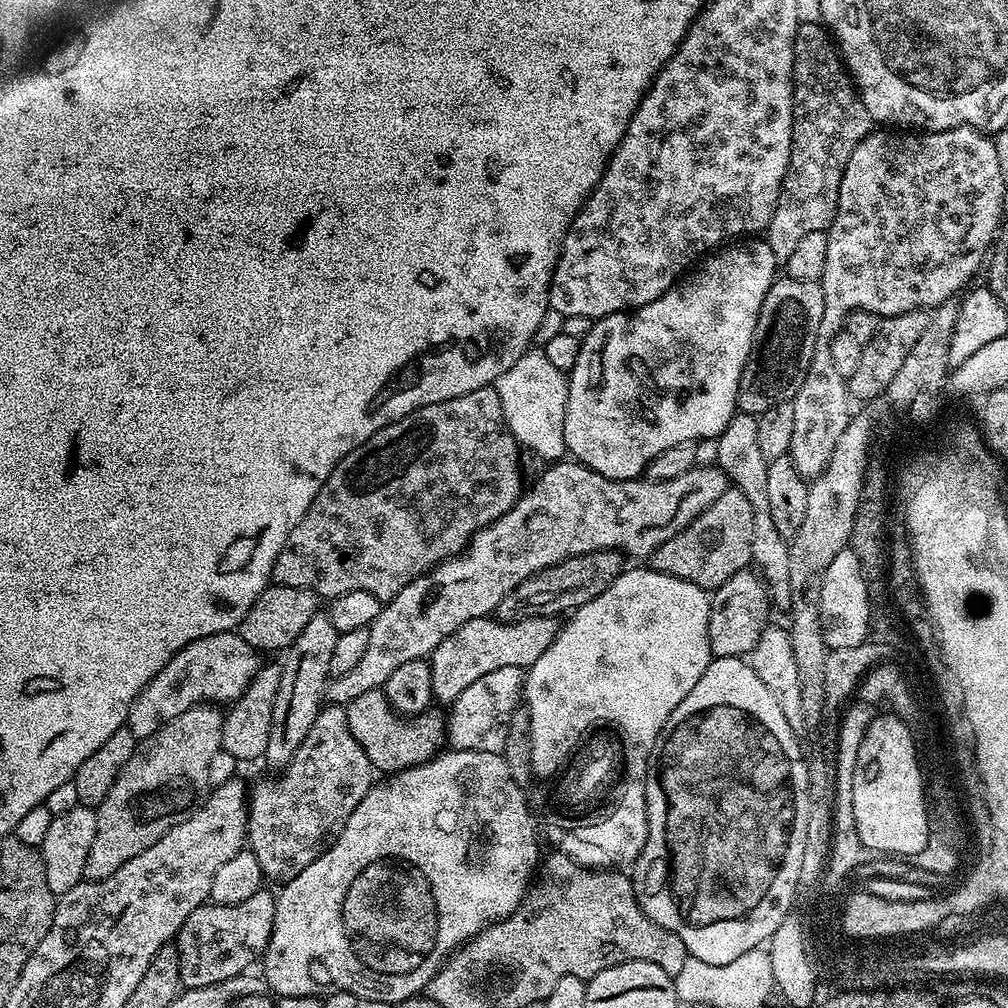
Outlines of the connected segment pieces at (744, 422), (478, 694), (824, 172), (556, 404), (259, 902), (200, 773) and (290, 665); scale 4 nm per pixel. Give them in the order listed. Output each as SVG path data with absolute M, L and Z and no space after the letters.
M737 411L718 437L716 464L728 477L729 485L742 490L742 494L750 498L750 506L754 506L754 543L751 547L753 565L759 570L765 582L769 601L773 607L786 610L792 605L789 548L786 541L778 534L778 530L774 530L774 522L770 518L770 498L766 494L766 474L769 463L766 458L762 458L762 450L758 447L757 417L750 412Z
M502 666L502 670L490 670L490 674L482 674L478 682L470 682L450 705L452 713L446 716L447 743L462 752L503 753L510 718L521 703L525 679L521 669Z
M801 24L800 29L796 31L794 38L794 66L792 67L792 149L790 150L790 162L788 169L784 175L784 185L780 187L780 197L776 203L774 214L770 218L766 229L766 239L770 250L774 250L777 261L783 262L790 258L790 253L794 251L794 246L798 246L798 242L806 234L814 234L815 232L827 232L828 227L834 222L836 211L838 210L838 198L840 197L840 187L842 186L842 174L846 170L846 162L850 158L850 154L859 144L867 138L868 133L873 131L874 121L870 113L866 110L866 106L860 101L859 91L849 73L846 71L846 65L838 51L837 45L834 43L833 37L830 35L827 27L820 24Z
M529 350L500 376L494 387L502 402L505 425L517 445L524 450L529 448L544 462L563 461L566 456L564 419L568 401L568 376L565 372L550 363L543 350Z
M267 890L256 892L241 904L206 902L186 918L174 943L180 959L180 983L184 988L210 986L241 975L268 951L276 914L276 896Z
M208 702L195 704L190 710L178 714L173 720L166 722L153 736L147 737L137 747L135 754L130 758L130 762L126 762L126 766L118 774L114 786L110 786L104 801L95 809L96 833L94 834L94 846L90 846L90 854L86 854L86 866L84 867L84 874L88 880L105 880L110 878L110 874L114 874L114 870L118 870L118 866L126 866L126 862L130 862L130 858L138 858L138 854L142 854L142 850L150 850L150 846L154 846L154 842L158 842L158 838L162 838L162 834L166 834L174 826L181 824L185 816L199 808L208 799L210 795L210 760L214 758L216 752L221 751L222 730L224 729L225 713L223 711L219 712L216 708L219 707L213 706Z
M317 614L306 622L302 634L286 649L282 660L278 698L274 698L274 718L270 718L270 738L266 742L263 759L277 770L288 767L298 746L310 734L310 726L318 718L326 689L330 683L330 657L334 655L334 642L338 633L334 622L326 614Z

